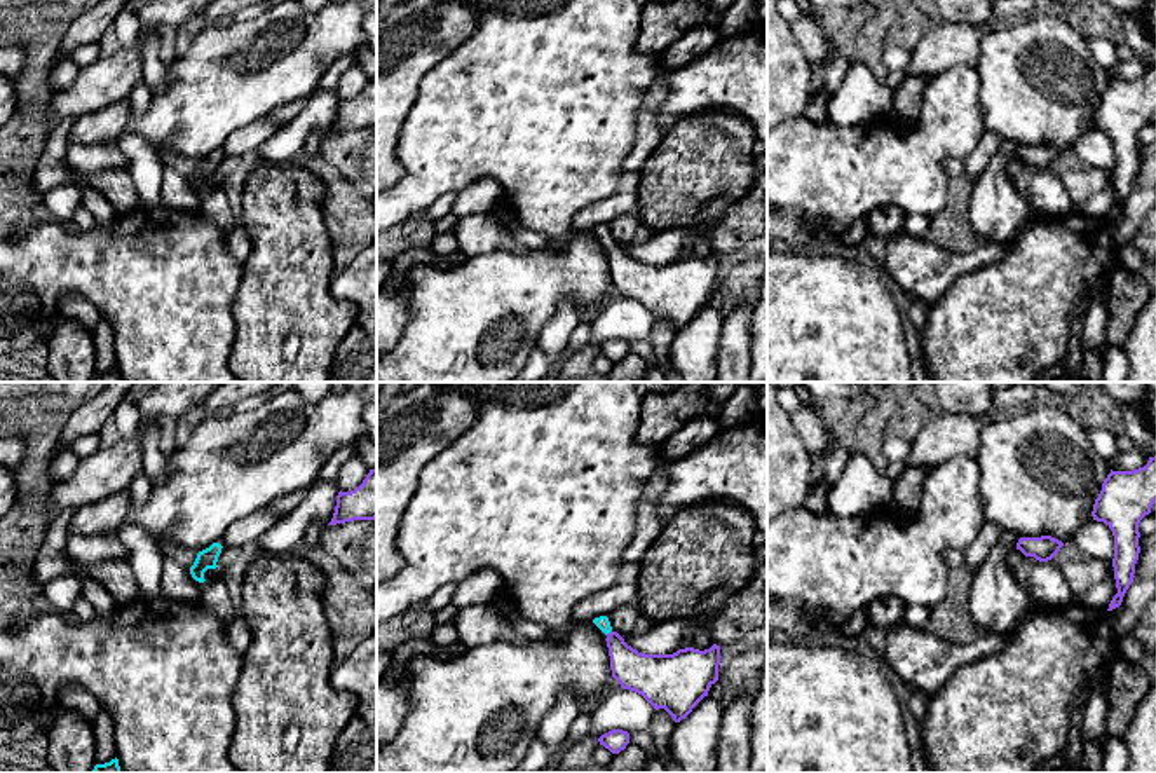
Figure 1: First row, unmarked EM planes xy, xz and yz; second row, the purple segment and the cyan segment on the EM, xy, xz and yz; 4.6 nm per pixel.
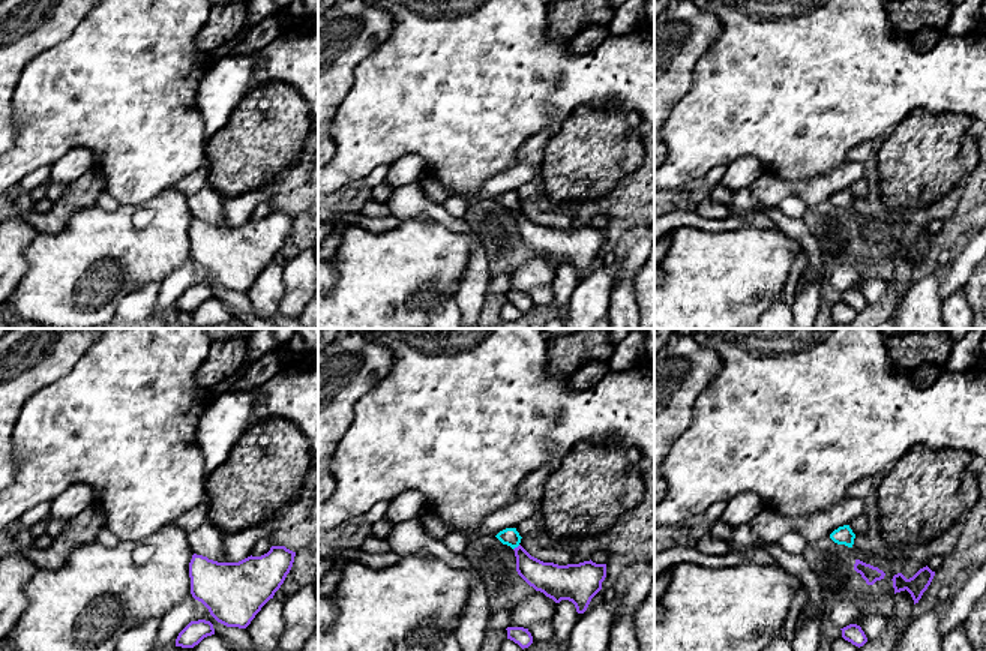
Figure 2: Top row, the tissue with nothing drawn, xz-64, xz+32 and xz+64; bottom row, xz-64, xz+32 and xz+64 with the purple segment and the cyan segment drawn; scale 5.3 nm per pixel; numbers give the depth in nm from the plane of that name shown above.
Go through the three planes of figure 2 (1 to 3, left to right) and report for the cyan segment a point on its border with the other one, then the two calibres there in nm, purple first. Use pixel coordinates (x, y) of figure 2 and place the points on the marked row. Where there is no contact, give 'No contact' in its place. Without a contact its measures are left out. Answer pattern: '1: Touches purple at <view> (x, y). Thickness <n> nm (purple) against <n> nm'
1: No contact
2: Touches purple at xz+32 (518, 546). Thickness 170 nm (purple) against 90 nm
3: No contact

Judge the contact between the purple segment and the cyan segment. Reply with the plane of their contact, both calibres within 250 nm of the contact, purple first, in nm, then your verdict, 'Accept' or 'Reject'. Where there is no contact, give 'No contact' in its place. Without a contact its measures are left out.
Touches purple in xz. Thickness 190 nm (purple) against 60 nm. Accept

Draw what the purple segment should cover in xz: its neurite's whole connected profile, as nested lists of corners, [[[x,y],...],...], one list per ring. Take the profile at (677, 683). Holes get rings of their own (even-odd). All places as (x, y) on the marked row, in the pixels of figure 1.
[[[607,616],[593,623],[607,635],[612,677],[622,689],[642,694],[656,710],[664,708],[675,722],[685,719],[718,681],[720,646],[673,654],[643,654],[612,630]]]

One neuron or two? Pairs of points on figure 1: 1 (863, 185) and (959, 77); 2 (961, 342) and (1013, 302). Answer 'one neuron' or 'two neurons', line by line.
1: one neuron
2: one neuron

